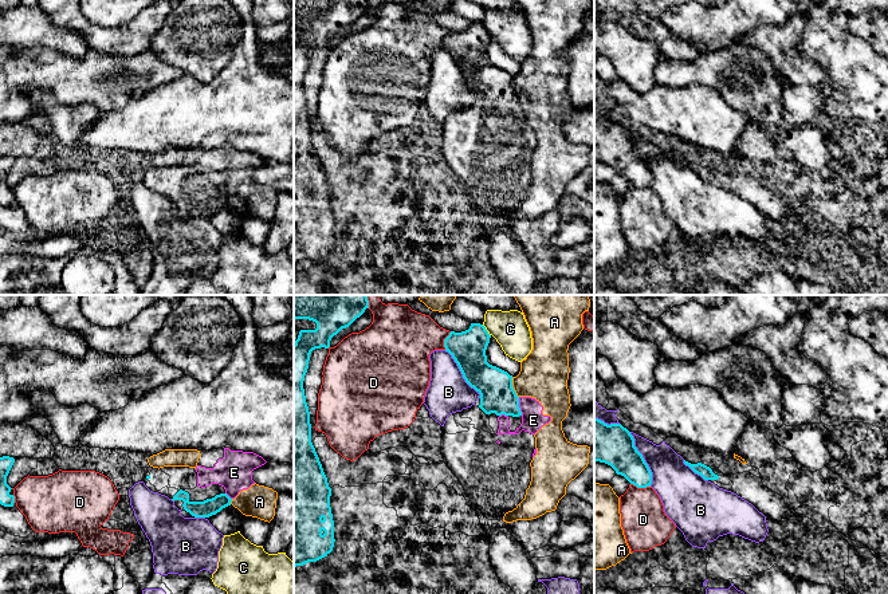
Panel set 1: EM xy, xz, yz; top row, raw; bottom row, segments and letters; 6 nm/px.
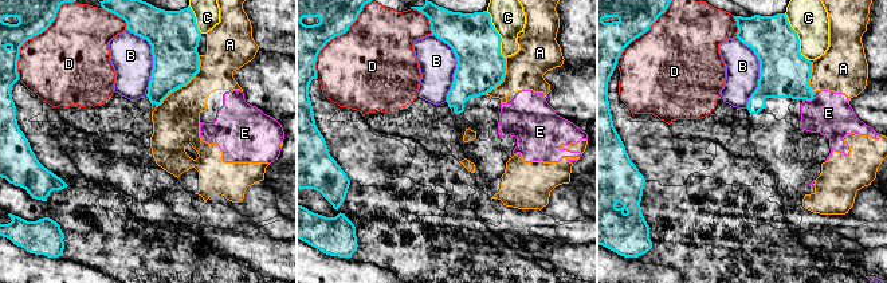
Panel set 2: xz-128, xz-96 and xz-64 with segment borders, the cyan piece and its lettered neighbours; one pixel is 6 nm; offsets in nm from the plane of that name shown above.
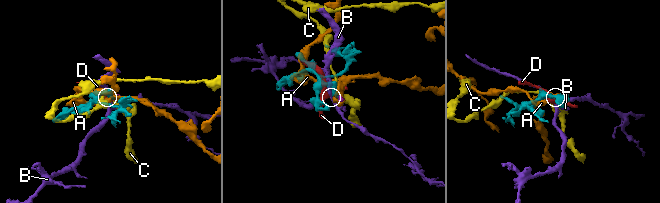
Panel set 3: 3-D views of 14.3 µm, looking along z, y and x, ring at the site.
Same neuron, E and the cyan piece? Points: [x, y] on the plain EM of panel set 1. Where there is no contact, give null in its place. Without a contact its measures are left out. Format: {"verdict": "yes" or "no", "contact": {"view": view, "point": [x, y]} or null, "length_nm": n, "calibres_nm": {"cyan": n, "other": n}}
{"verdict": "no", "contact": {"view": "xz", "point": [518, 106]}, "length_nm": 110, "calibres_nm": {"cyan": 200, "other": 140}}

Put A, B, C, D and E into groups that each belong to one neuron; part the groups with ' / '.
A E / B / C / D

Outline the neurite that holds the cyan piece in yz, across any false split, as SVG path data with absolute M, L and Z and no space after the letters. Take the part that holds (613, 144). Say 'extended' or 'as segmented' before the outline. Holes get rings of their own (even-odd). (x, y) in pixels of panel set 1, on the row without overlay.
as segmented; M594 117L594 162L610 165L637 188L652 184L652 172L634 146L634 138L621 123L605 123Z

